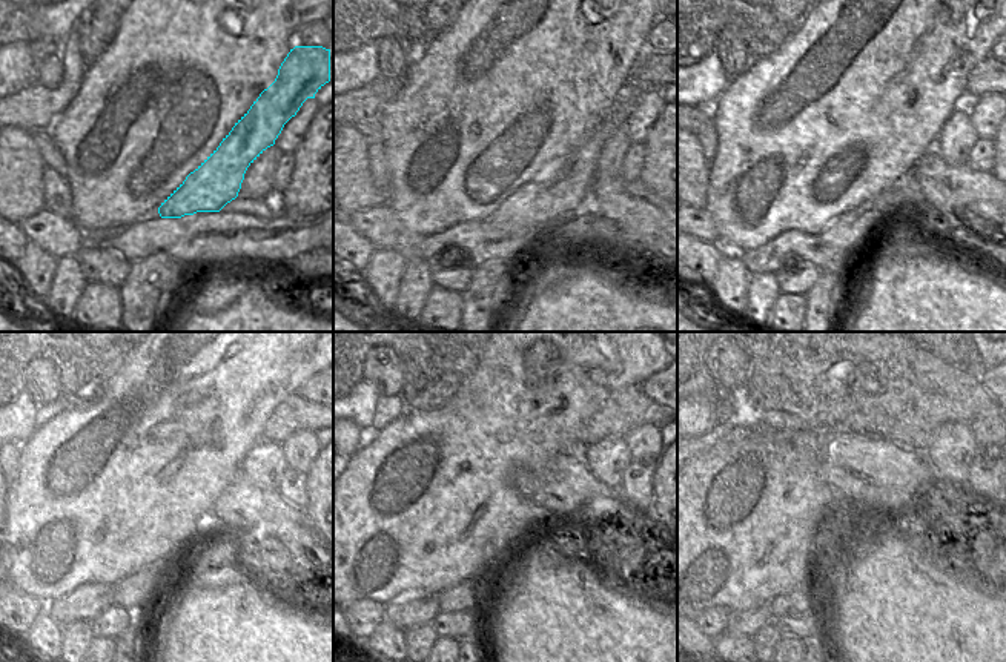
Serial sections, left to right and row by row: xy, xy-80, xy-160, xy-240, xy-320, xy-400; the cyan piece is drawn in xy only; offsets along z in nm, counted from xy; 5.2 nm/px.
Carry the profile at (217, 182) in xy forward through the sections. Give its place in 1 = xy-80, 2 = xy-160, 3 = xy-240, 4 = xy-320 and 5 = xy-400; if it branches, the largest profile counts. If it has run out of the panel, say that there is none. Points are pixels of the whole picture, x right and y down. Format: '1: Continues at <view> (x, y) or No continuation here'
1: Continues at xy-80 (562, 188)
2: Continues at xy-160 (860, 225)
3: Continues at xy-240 (137, 592)
4: Continues at xy-320 (473, 595)
5: Continues at xy-400 (802, 599).

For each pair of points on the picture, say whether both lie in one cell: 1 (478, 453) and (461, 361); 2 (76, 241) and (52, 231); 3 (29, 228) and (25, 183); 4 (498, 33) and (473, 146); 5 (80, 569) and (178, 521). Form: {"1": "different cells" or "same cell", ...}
{"1": "different cells", "2": "same cell", "3": "different cells", "4": "same cell", "5": "same cell"}

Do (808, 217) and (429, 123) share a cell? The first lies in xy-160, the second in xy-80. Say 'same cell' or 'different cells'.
same cell

